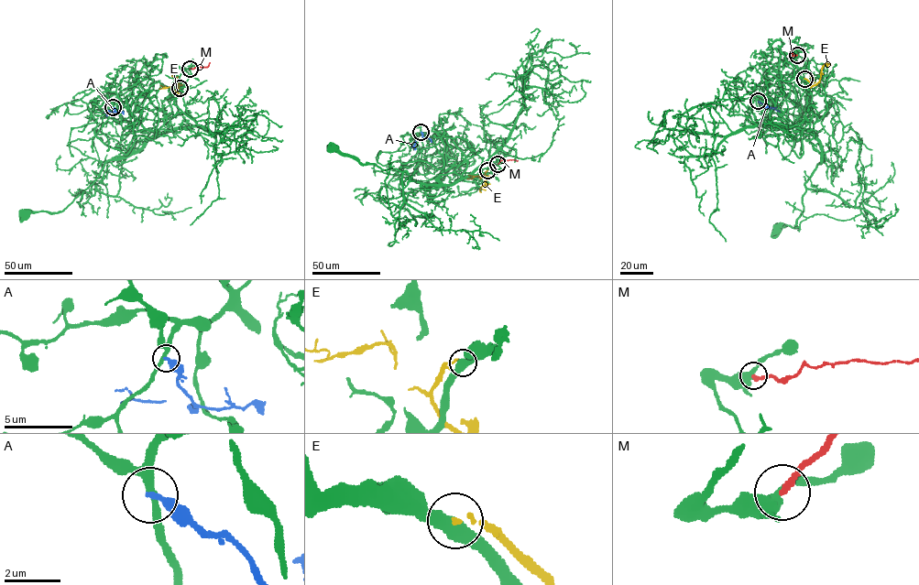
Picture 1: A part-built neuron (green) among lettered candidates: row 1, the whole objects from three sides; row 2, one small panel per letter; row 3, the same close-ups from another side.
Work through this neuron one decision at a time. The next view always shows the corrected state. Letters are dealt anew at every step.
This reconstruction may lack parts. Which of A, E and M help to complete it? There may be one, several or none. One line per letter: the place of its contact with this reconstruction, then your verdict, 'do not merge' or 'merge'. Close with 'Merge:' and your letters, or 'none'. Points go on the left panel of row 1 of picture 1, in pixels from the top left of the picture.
A: (113, 107) | do not merge
E: (180, 88) | do not merge
M: (190, 69) | do not merge
Merge: none

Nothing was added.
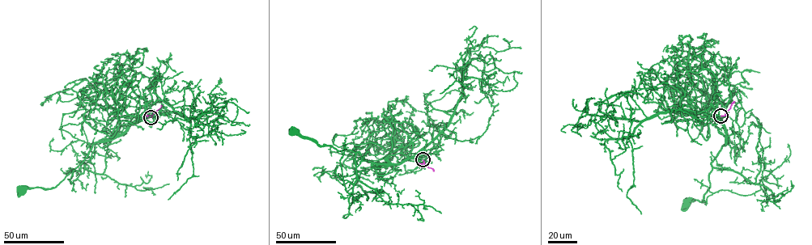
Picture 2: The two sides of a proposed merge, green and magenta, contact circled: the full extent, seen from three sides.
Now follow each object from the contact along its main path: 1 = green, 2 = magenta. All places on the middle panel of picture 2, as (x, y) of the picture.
1: (423, 159), (399, 153), (387, 157), (388, 164), (373, 162), (358, 151), (319, 145), (293, 132)
2: (423, 159), (434, 171)

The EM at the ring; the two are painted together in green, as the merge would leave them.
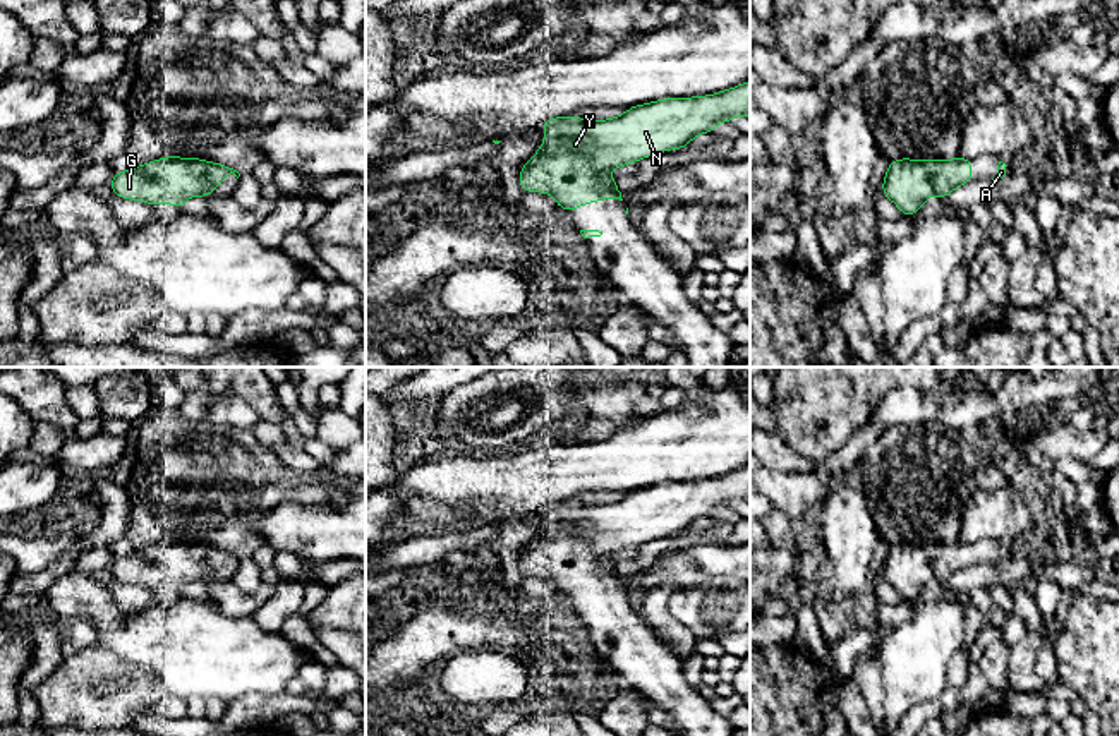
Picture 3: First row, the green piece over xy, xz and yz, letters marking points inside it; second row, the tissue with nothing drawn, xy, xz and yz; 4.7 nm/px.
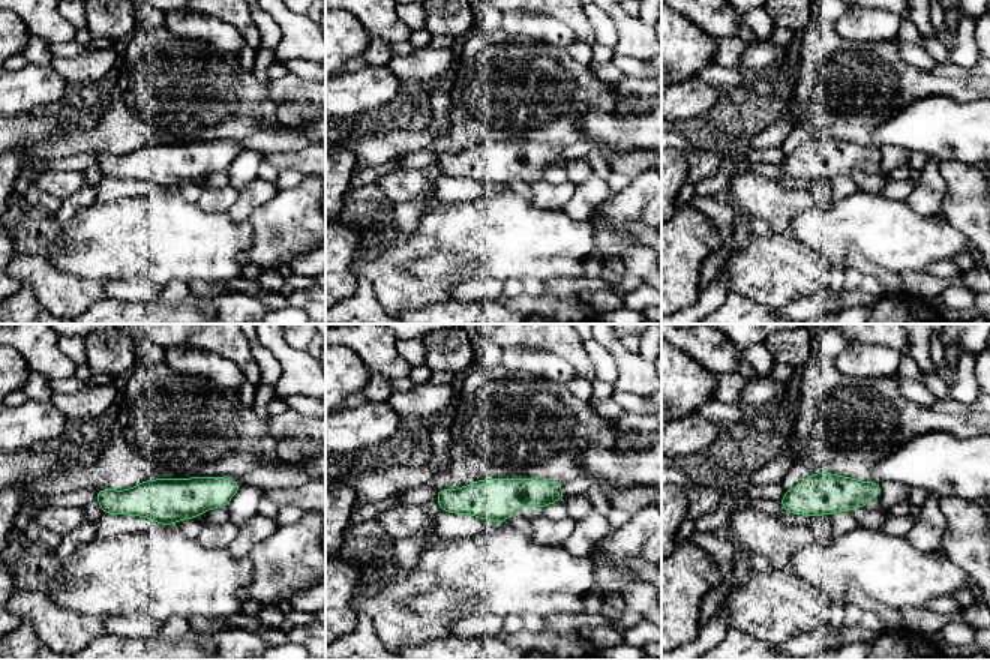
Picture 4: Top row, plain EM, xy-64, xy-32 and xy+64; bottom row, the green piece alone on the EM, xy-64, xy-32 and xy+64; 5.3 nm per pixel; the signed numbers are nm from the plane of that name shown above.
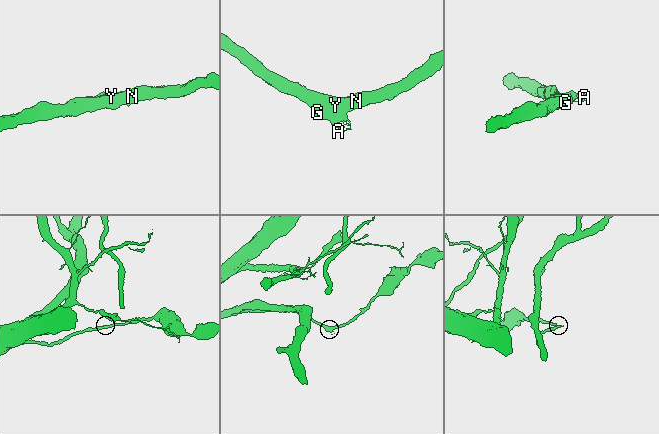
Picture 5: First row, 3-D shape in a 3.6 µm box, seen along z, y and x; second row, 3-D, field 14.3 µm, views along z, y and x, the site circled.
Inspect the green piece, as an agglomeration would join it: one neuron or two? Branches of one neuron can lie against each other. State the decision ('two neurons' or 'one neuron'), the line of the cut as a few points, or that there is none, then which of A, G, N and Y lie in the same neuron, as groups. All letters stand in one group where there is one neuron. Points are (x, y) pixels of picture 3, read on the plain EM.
one neuron; cut none; groups A G N Y

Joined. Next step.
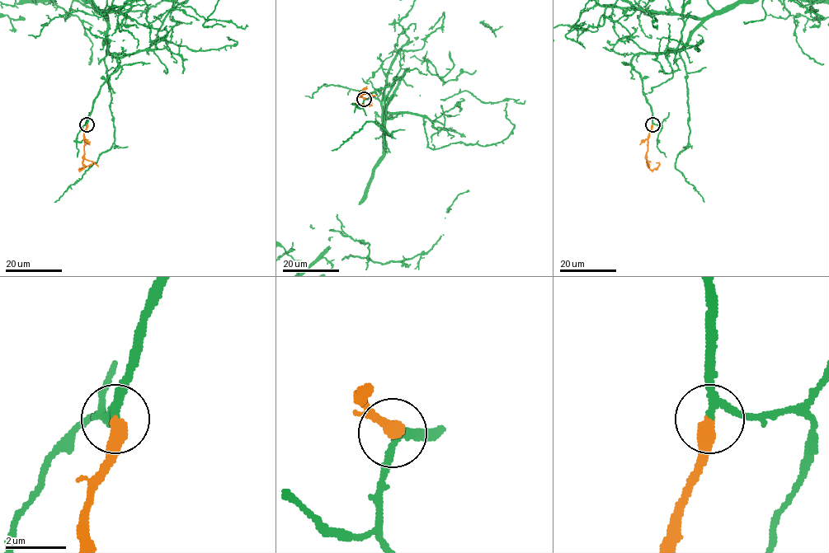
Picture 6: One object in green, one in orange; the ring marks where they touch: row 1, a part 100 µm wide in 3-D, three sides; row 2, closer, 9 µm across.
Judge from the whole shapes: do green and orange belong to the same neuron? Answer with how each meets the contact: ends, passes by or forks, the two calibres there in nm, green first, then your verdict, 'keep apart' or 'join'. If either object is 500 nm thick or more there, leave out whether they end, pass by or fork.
green passes by; orange ends; calibres 220 and 480 nm; join

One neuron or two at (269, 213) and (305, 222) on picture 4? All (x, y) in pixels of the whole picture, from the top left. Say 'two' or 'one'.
one

